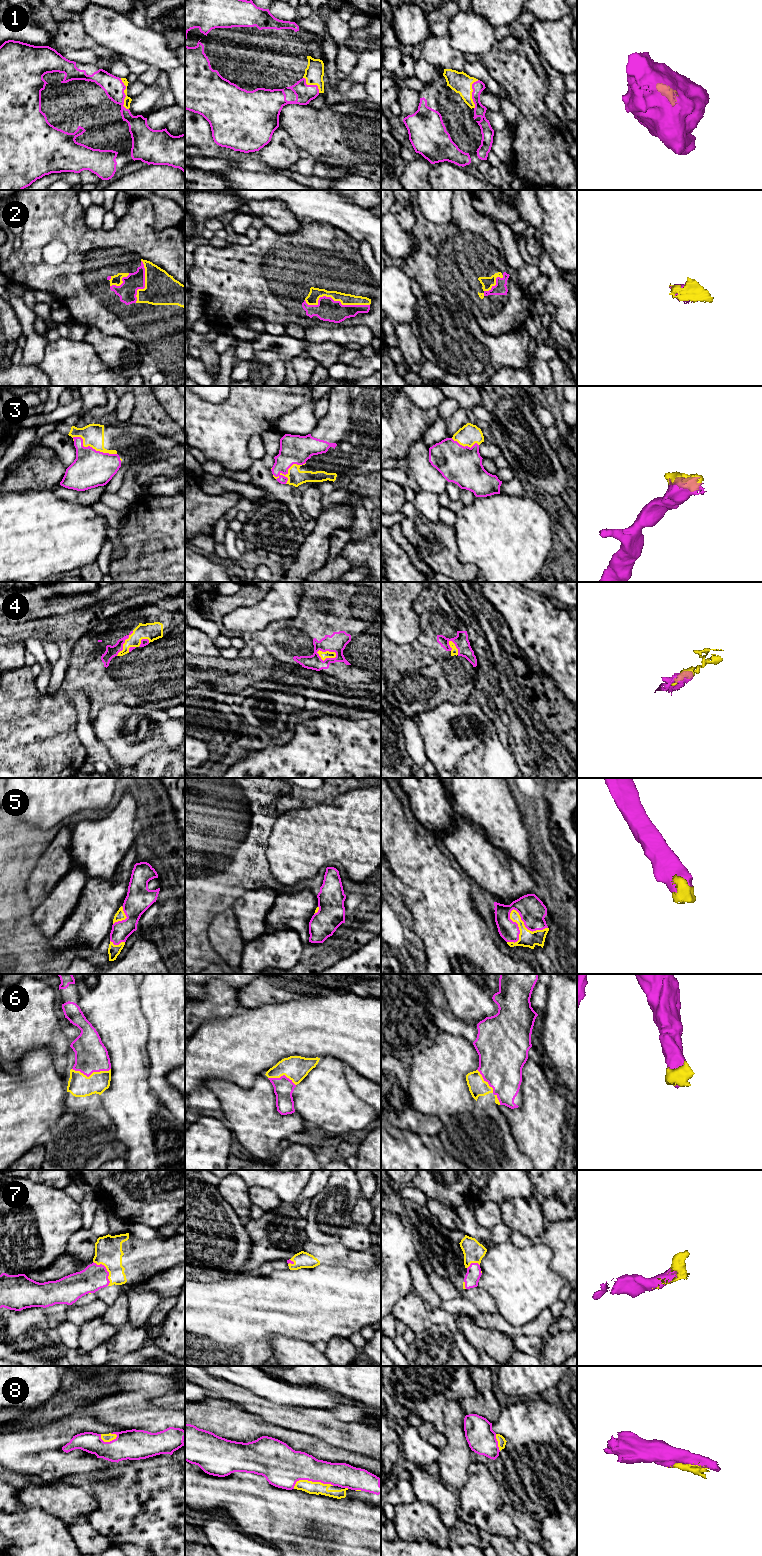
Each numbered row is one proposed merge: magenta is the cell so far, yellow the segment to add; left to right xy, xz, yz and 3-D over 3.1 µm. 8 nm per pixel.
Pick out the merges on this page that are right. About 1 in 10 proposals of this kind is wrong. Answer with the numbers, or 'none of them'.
1, 2, 3, 4, 5, 6, 7, 8

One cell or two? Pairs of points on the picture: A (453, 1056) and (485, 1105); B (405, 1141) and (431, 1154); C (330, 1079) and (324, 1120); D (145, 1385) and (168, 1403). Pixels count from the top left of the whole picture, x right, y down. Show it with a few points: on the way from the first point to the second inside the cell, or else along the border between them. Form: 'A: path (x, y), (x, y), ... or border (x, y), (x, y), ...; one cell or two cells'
A: border (477, 1101), (472, 1111), (458, 1115); two cells
B: path (411, 1147), (418, 1154), (425, 1154); one cell
C: path (326, 1089), (326, 1110); one cell
D: border (174, 1391), (157, 1396), (153, 1400), (152, 1405); two cells

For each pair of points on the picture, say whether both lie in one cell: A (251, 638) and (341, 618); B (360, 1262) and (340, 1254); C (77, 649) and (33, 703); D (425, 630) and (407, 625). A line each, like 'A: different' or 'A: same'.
A: same
B: same
C: same
D: different

